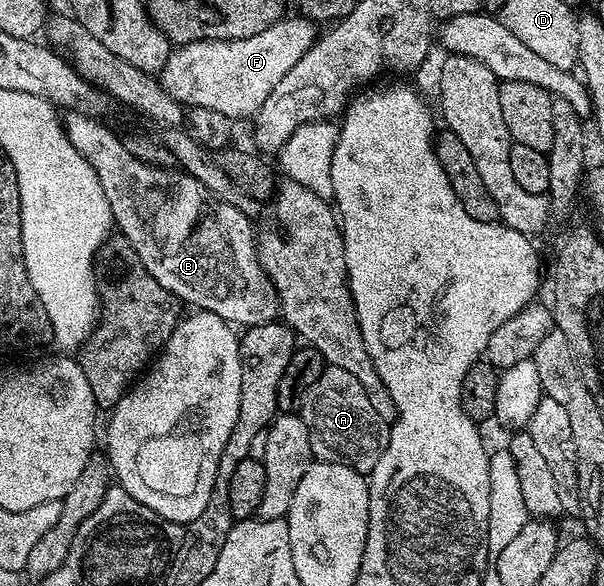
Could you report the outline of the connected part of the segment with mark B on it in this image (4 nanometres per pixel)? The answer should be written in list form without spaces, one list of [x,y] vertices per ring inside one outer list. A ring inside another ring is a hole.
[[[71,111],[65,116],[64,126],[66,136],[72,146],[74,146],[80,154],[92,165],[96,173],[100,185],[104,189],[104,193],[108,197],[108,205],[110,206],[110,214],[113,222],[124,236],[127,243],[134,246],[134,251],[138,254],[138,260],[148,269],[148,273],[152,273],[152,277],[156,277],[156,281],[160,281],[160,285],[164,285],[177,299],[183,304],[191,303],[191,308],[211,311],[216,313],[222,319],[231,325],[239,325],[243,328],[255,327],[261,323],[272,323],[279,318],[280,308],[278,306],[278,291],[274,288],[273,283],[266,275],[266,270],[260,265],[258,260],[258,248],[256,246],[256,231],[254,235],[254,227],[251,216],[240,213],[240,209],[236,209],[232,205],[228,205],[222,199],[217,199],[208,189],[204,189],[204,185],[200,185],[200,181],[196,181],[196,177],[186,174],[181,169],[167,169],[165,167],[152,167],[150,164],[137,159],[125,148],[121,138],[114,139],[114,135],[108,128],[102,124],[93,115],[81,115],[76,111]]]

